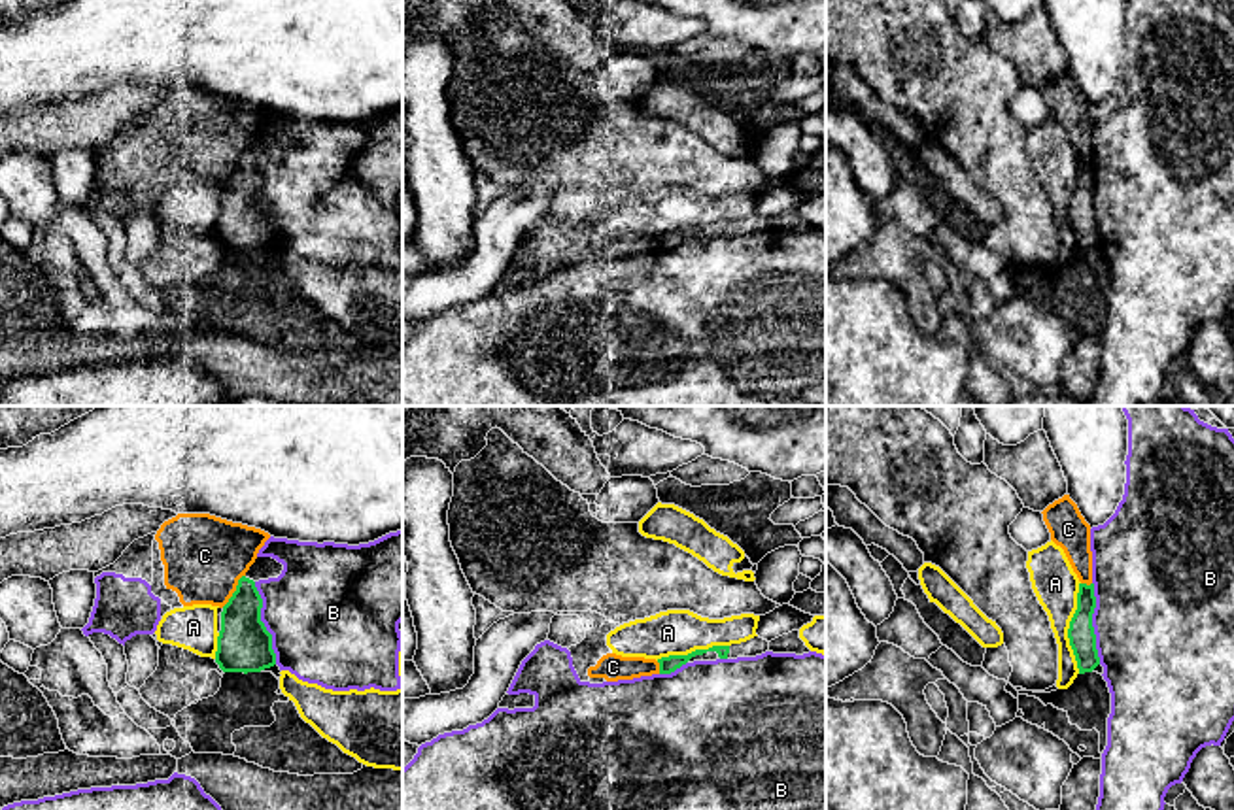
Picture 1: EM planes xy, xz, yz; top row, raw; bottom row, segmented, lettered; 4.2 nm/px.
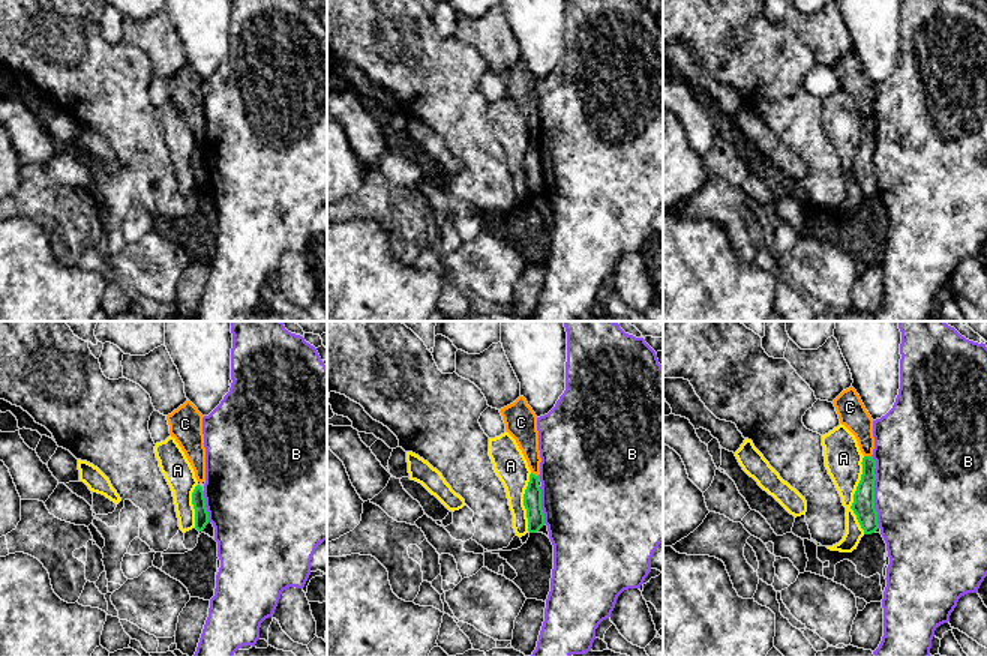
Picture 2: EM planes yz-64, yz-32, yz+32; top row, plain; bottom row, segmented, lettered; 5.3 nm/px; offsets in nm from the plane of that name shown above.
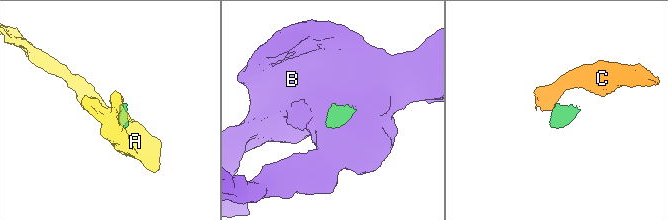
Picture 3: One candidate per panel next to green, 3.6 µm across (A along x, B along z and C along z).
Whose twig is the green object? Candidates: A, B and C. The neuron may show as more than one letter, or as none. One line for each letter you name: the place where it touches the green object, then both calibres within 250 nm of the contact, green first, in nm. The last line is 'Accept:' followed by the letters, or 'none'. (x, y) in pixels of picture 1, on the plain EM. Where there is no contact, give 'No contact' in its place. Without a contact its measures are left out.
Accept: none

